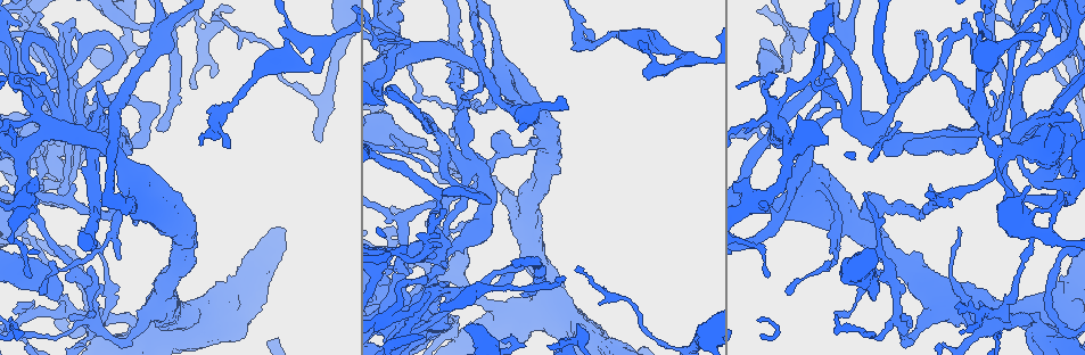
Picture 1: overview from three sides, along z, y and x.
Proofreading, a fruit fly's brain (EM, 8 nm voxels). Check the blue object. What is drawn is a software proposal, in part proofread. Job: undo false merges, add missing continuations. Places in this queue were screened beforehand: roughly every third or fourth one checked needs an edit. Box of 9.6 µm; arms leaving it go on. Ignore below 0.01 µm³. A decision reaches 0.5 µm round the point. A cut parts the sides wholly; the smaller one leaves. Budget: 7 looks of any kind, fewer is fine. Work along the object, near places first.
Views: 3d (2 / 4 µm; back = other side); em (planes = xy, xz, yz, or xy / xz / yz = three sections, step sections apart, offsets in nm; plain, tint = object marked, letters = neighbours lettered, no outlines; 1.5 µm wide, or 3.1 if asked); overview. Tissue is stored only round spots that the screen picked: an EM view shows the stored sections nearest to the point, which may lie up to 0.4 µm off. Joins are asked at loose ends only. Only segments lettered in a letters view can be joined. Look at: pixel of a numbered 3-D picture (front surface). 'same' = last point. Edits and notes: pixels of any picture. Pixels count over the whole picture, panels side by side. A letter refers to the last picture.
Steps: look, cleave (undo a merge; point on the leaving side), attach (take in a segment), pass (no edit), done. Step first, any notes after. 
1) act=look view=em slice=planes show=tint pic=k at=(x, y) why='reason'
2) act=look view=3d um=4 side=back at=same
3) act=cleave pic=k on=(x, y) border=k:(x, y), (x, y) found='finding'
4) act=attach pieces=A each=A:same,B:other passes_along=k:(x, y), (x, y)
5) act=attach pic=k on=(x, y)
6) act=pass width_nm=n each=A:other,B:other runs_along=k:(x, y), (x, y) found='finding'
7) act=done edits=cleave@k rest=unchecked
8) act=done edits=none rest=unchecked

act=look view=em slice=planes show=letters pic=1 at=(622, 36) why='sudden change in width'

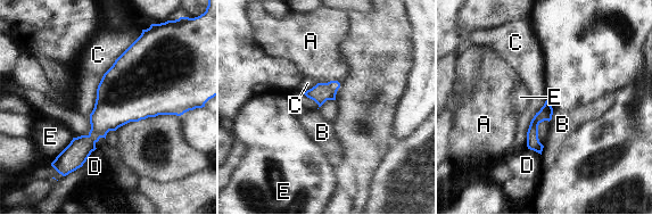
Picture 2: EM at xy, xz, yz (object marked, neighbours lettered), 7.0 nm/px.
act=pass longest_contact=C:700nm each=A:other,B:other,C:other,D:other,E:other border=2:(142, 30), (104, 74), (89, 115) found='one neuron here'

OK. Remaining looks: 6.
act=look view=em slice=planes show=letters pic=1 at=(834, 110) why='three-way junction'

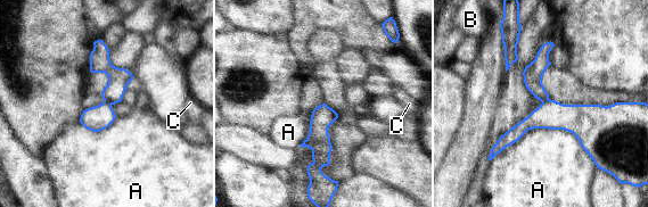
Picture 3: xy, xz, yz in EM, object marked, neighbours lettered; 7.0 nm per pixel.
act=cleave pic=3 on=(99, 117) each=A:other,B:other,C:other part_leaving=3:(610, 112), (534, 119), (493, 152) found='a second neuron is stuck on'

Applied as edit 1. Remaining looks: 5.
act=done edits=cleave@3 rest=unchecked

